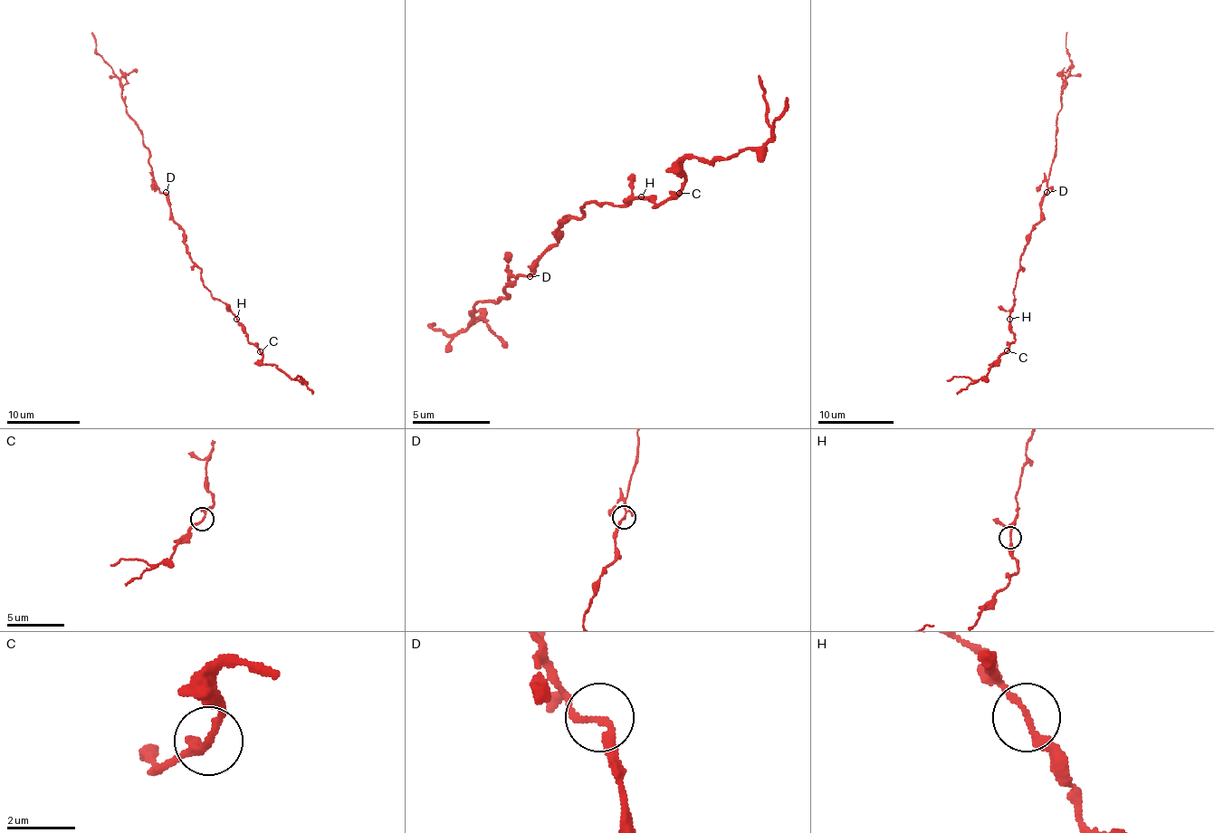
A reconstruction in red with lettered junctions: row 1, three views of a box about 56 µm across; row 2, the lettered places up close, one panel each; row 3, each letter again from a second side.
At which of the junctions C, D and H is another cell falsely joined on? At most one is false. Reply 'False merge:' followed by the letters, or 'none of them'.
False merge: none of them

